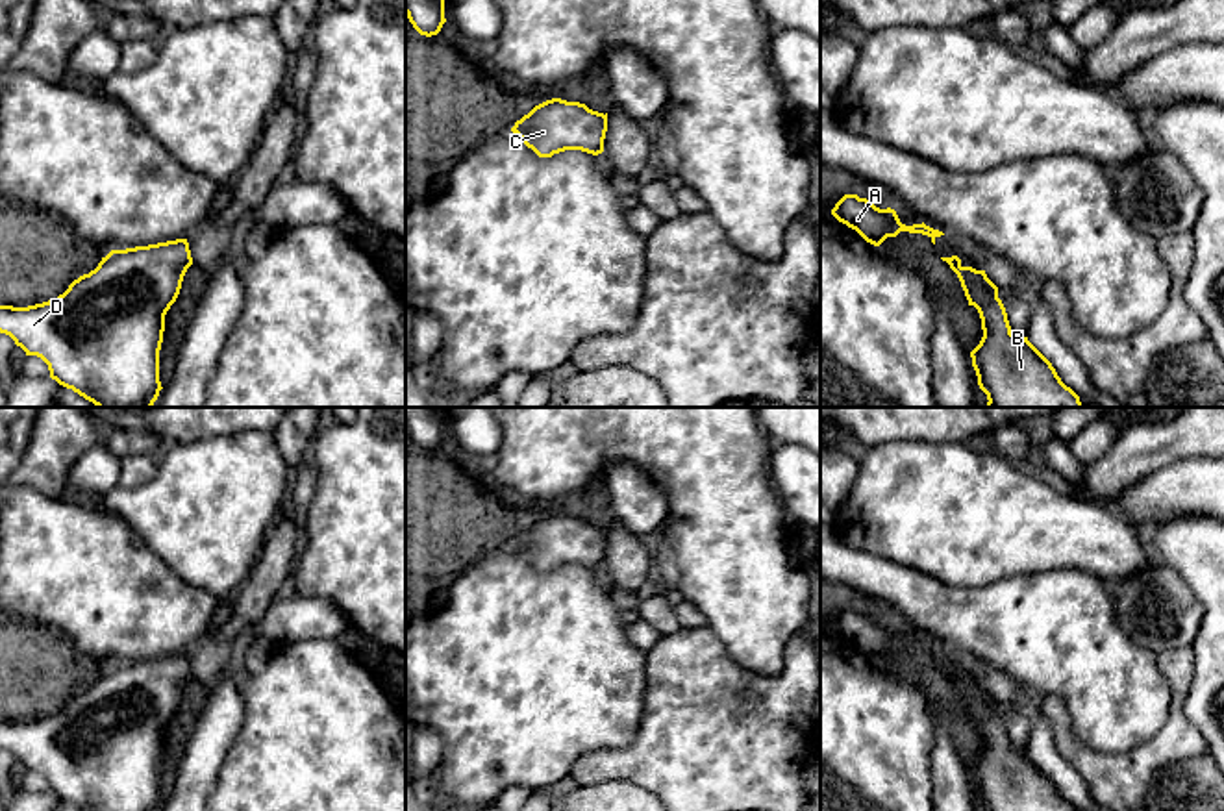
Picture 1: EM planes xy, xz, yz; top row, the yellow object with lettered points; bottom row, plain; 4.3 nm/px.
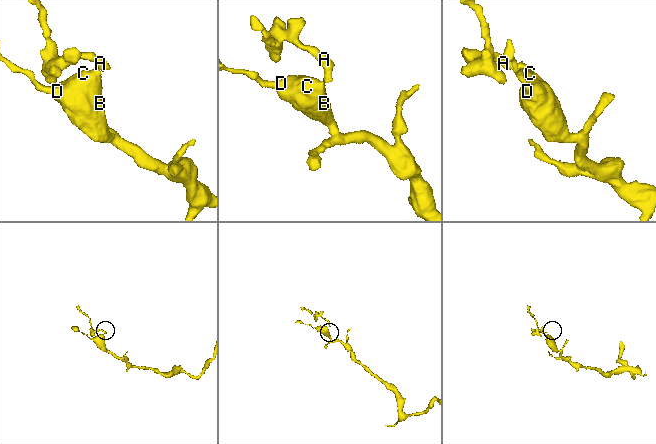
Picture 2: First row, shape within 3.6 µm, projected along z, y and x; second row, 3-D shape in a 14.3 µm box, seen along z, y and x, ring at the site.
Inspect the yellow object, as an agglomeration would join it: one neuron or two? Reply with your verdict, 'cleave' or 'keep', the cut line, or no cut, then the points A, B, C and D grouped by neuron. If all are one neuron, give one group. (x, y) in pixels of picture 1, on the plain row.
cleave | xz (604, 530), (606, 537) | A / B C D

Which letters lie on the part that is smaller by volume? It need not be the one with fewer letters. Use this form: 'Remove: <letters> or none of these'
Remove: A

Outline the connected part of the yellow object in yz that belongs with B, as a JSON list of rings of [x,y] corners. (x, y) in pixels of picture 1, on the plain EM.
[[[957,670],[950,674],[968,720],[974,720],[981,733],[983,752],[970,767],[980,804],[987,811],[1078,811],[1028,752],[1011,748],[998,702],[985,685],[963,681]]]

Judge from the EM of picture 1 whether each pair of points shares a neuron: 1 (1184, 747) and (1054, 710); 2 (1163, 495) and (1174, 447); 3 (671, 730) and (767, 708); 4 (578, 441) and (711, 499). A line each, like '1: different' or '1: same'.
1: same
2: different
3: same
4: same

